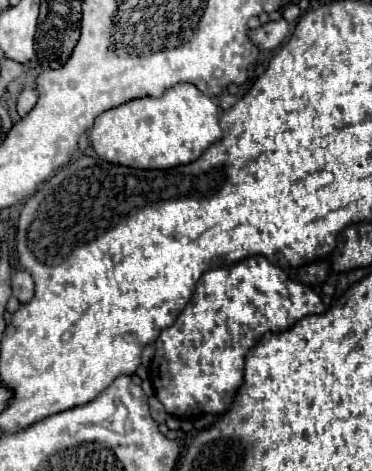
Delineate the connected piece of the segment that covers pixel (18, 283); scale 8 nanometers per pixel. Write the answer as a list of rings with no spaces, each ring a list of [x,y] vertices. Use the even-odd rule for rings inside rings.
[[[17,270],[11,278],[11,290],[13,290],[13,296],[25,304],[33,298],[33,278],[27,270]]]

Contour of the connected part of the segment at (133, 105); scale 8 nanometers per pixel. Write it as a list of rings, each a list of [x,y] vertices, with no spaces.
[[[183,82],[169,88],[163,96],[135,98],[95,118],[89,140],[99,158],[113,164],[163,170],[195,162],[213,142],[221,140],[219,108],[197,86]]]

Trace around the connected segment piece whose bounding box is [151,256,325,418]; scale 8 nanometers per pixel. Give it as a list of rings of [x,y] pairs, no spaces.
[[[251,256],[231,266],[207,270],[199,278],[185,310],[169,328],[159,334],[155,342],[155,358],[151,362],[151,382],[155,388],[155,396],[175,418],[189,418],[205,412],[223,414],[225,410],[229,410],[237,390],[241,388],[245,354],[259,342],[261,334],[271,330],[287,330],[303,316],[321,312],[325,312],[325,306],[319,296],[309,286],[293,282],[265,256]]]

